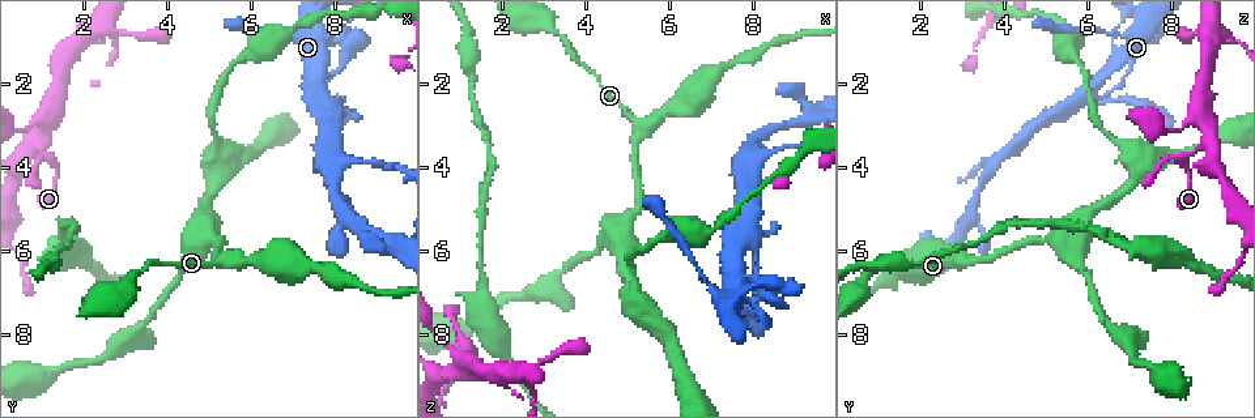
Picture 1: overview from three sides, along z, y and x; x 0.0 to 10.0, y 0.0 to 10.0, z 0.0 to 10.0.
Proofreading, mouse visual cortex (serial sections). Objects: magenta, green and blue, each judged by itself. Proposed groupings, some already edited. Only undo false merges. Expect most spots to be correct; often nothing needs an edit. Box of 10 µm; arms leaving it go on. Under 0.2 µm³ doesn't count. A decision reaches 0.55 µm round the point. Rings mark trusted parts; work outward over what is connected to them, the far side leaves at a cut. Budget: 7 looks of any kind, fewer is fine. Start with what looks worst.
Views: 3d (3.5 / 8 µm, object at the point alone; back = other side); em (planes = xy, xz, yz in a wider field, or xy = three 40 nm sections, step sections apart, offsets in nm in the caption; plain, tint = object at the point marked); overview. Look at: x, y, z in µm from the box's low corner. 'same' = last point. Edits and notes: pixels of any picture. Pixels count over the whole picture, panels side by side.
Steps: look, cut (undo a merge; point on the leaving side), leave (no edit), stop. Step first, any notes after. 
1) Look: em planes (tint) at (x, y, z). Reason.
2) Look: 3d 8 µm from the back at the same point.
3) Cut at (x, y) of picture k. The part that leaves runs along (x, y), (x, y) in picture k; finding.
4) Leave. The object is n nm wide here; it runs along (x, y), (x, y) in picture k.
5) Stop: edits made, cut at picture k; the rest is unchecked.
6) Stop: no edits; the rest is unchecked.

Look: 3d 3.5 µm at (2.65, 0.70, 9.10). Branch point.

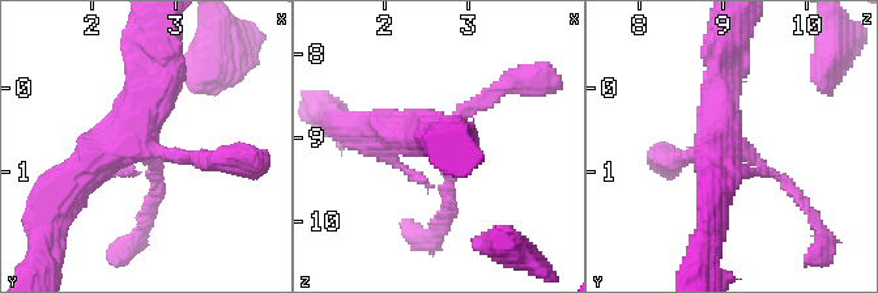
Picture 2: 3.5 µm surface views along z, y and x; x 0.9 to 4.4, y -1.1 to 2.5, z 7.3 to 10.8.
Look: em xy step 5 (plain) at (2.65, 0.70, 9.10).

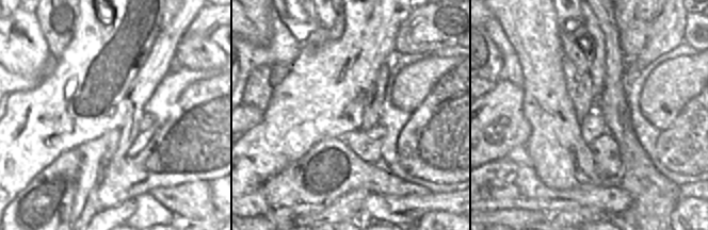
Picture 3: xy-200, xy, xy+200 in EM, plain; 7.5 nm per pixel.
Look: em xy step 5 (tint) at the same point.

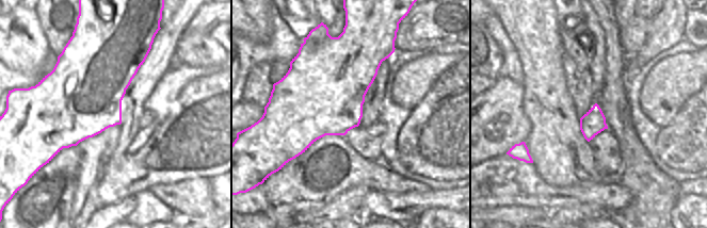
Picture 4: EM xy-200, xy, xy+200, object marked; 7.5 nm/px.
Leave. It runs along (55, 202), (179, 89) in picture 2; all the same cell.

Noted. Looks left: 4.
Look: 3d 3.5 µm from the back at (7.85, 3.30, 4.35). Thick turns thin.

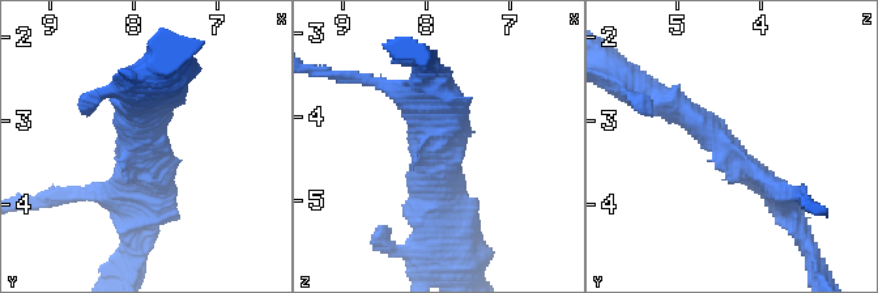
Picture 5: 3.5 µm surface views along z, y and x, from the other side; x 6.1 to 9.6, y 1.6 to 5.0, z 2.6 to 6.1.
Look: em planes (tint) at (7.80, 3.35, 4.35). Now the EM.

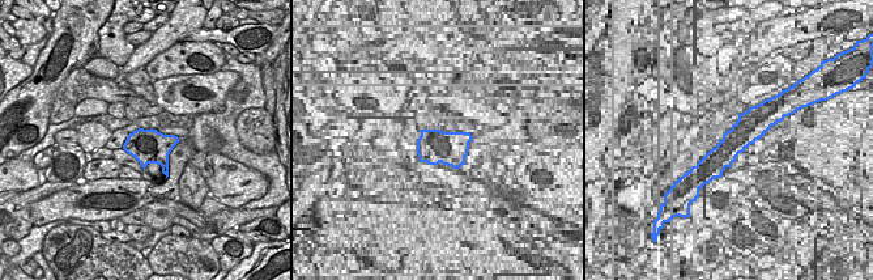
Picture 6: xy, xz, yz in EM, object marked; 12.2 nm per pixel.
Leave. It runs along (665, 101), (732, 149), (789, 213) in picture 5; all the same cell.

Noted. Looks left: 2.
Look: 3d 3.5 µm at (7.15, 6.40, 1.75). Calibre changes.

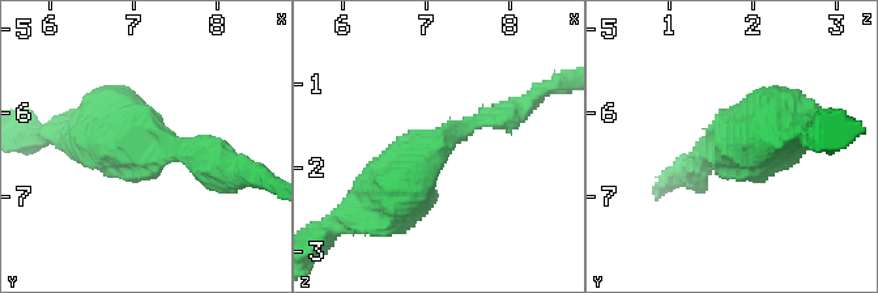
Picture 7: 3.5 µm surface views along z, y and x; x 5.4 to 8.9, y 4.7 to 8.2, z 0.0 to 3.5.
Look: em planes (tint) at (7.15, 6.40, 1.75).

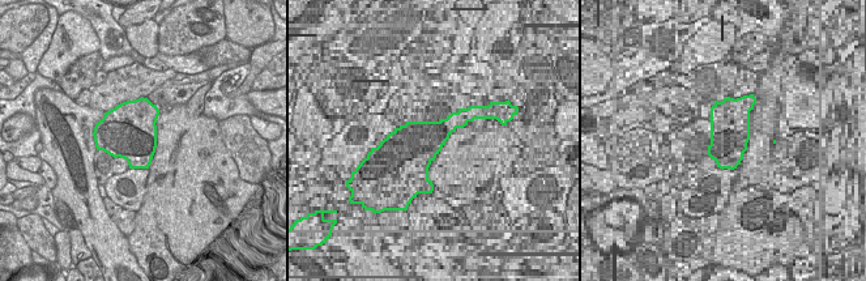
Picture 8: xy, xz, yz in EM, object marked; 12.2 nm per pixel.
Leave. It runs along (373, 202), (429, 148), (518, 111) in picture 7; continuous, no second cell.

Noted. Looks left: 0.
Stop: no edits; the rest is unchecked.

